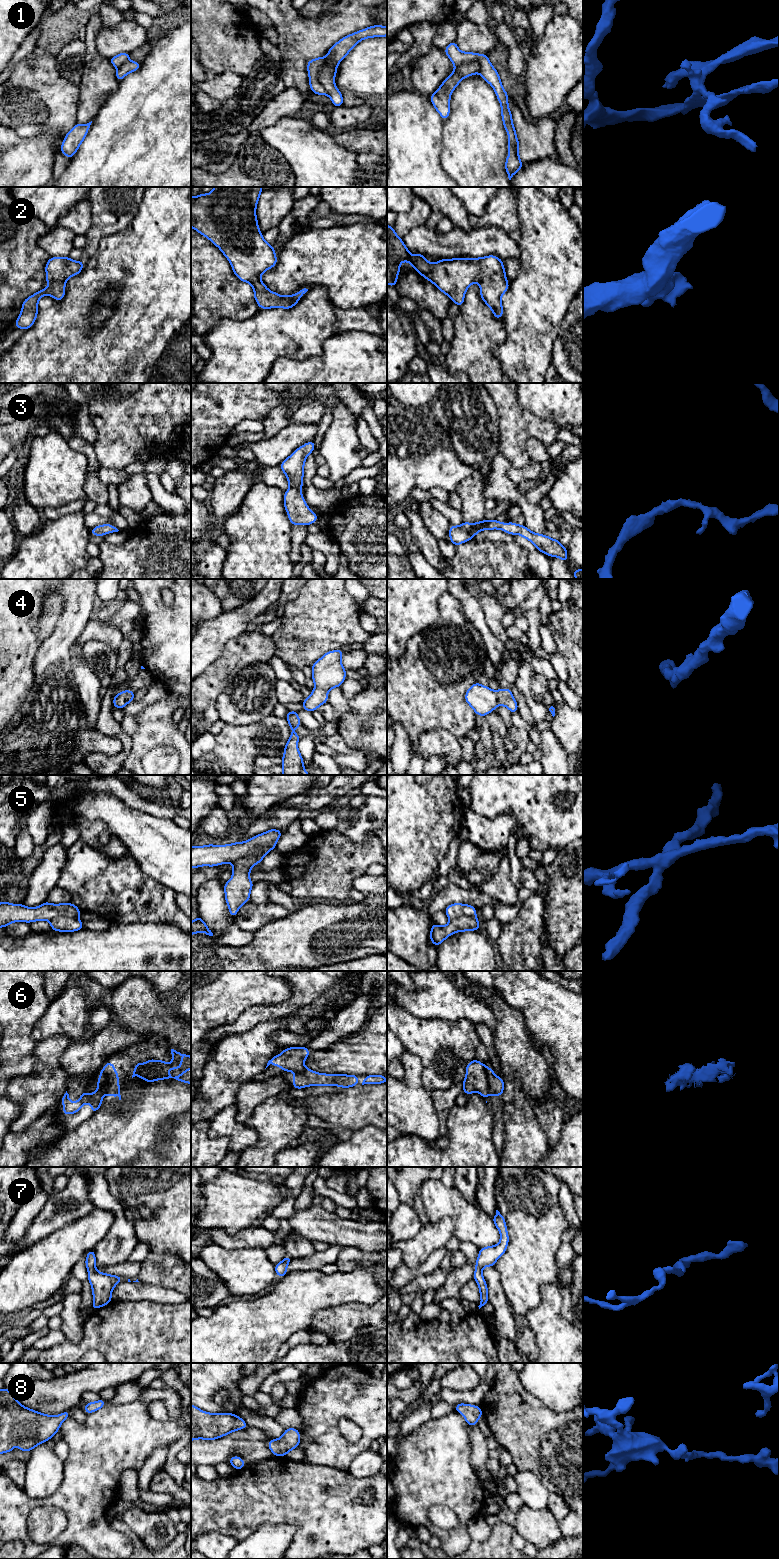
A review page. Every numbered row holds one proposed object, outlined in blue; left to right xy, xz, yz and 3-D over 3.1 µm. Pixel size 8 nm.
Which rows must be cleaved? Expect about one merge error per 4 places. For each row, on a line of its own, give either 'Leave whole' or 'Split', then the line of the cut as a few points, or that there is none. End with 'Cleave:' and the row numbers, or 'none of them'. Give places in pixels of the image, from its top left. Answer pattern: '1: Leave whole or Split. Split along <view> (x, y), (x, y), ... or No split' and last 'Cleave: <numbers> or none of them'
1: Split. Split along xz (323, 57), (319, 82), (328, 94)
2: Leave whole. No split
3: Leave whole. No split
4: Leave whole. No split
5: Split. Split along xz (262, 850), (256, 848), (249, 855), (240, 857), (232, 862)
6: Split. Split along yz (484, 1066), (487, 1091), (489, 1093)
7: Leave whole. No split
8: Leave whole. No split
Cleave: 1, 5, 6

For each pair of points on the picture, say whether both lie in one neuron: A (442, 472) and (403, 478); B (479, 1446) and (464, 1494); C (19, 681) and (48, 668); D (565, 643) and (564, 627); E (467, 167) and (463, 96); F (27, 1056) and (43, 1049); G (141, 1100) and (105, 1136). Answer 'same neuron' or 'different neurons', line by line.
A: same neuron
B: different neurons
C: different neurons
D: same neuron
E: same neuron
F: different neurons
G: same neuron

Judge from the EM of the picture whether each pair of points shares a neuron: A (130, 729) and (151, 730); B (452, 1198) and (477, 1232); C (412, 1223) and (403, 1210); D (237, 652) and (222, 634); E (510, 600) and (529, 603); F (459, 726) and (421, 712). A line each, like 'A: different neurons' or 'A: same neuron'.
A: different neurons
B: same neuron
C: same neuron
D: different neurons
E: different neurons
F: same neuron

